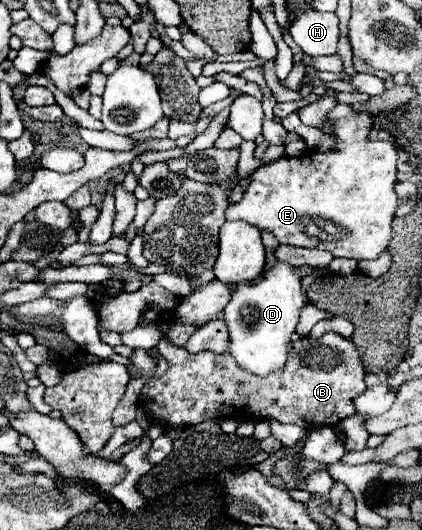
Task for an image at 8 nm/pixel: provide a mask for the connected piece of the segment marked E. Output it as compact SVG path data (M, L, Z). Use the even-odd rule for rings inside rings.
M338 104L332 110L330 122L334 124L334 136L338 138L338 146L334 152L306 152L306 156L300 158L278 158L272 162L262 164L260 168L256 168L250 176L250 184L242 196L242 200L238 204L230 204L226 210L226 220L246 220L252 226L256 226L258 230L266 230L272 232L280 244L290 244L290 246L302 246L302 248L324 248L330 254L334 254L336 258L356 258L356 260L366 260L366 258L378 258L390 242L392 236L392 220L394 220L394 210L398 206L398 198L394 192L394 184L396 184L396 148L390 142L380 142L380 140L368 140L368 132L372 130L372 116L368 114L356 114L348 104Z

